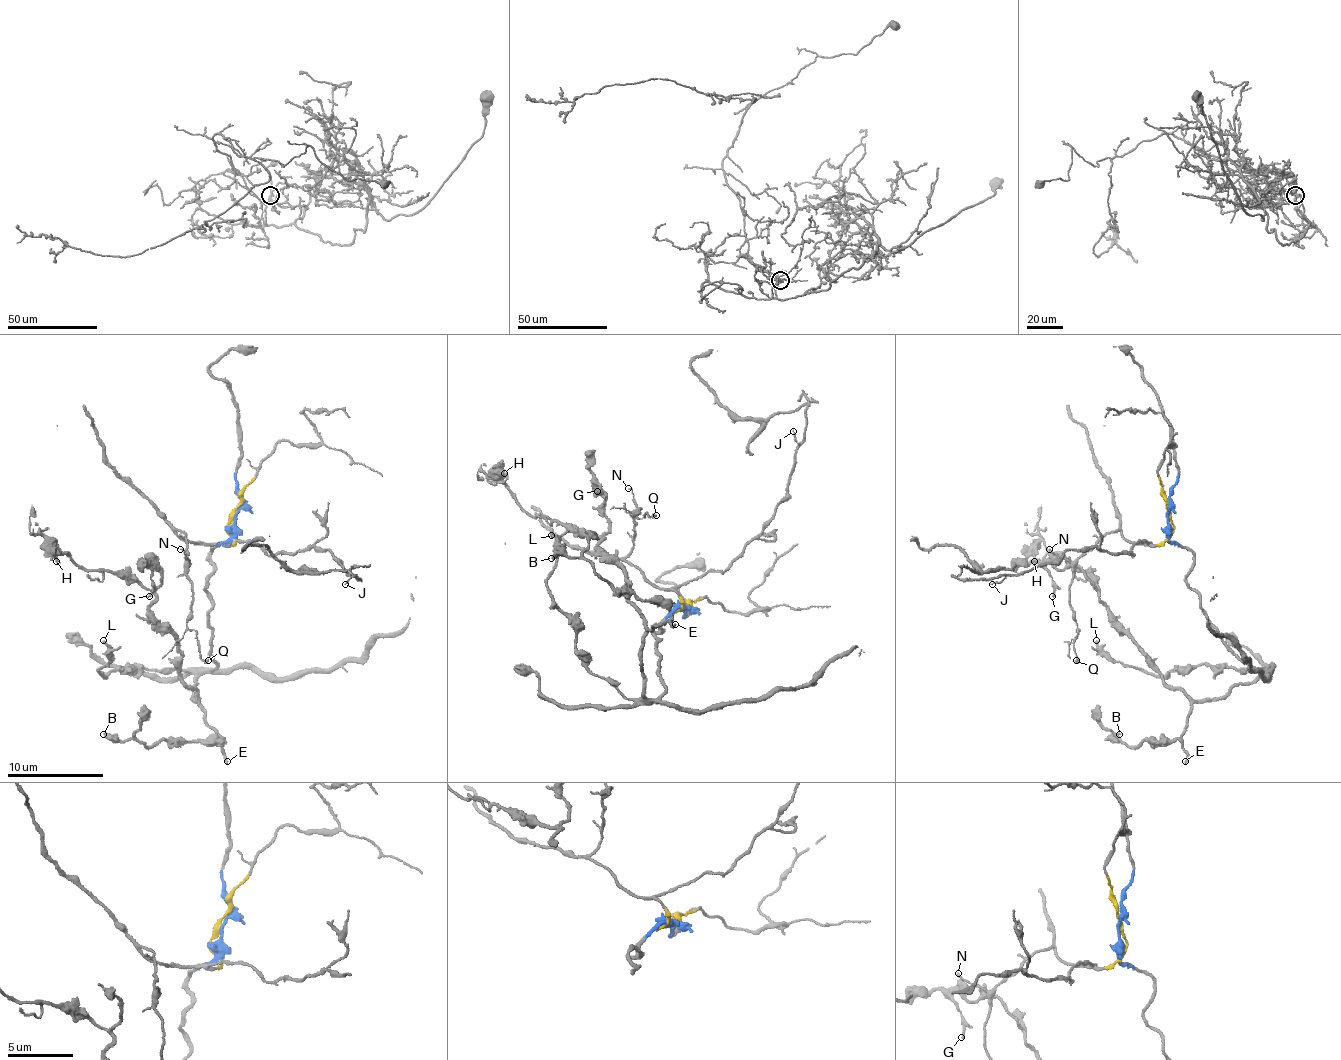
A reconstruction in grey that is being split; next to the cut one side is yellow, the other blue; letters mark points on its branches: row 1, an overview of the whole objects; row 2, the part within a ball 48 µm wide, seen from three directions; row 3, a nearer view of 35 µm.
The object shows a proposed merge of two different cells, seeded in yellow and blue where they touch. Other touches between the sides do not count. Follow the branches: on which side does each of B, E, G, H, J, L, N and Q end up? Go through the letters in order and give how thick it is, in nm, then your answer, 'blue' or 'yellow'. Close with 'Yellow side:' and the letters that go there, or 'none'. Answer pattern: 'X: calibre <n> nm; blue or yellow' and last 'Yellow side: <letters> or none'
B: calibre 300 nm; blue
E: calibre 190 nm; blue
G: calibre 150 nm; blue
H: calibre 170 nm; blue
J: calibre 100 nm; yellow
L: calibre 160 nm; blue
N: calibre 100 nm; yellow
Q: calibre 170 nm; yellow
Yellow side: J, N, Q

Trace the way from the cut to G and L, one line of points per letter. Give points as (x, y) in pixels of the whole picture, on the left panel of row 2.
G: (237, 512), (211, 553), (216, 666), (196, 699), (148, 608), (158, 568), (148, 596)
L: (237, 512), (230, 539), (211, 553), (216, 666), (127, 663), (105, 675), (103, 639)

